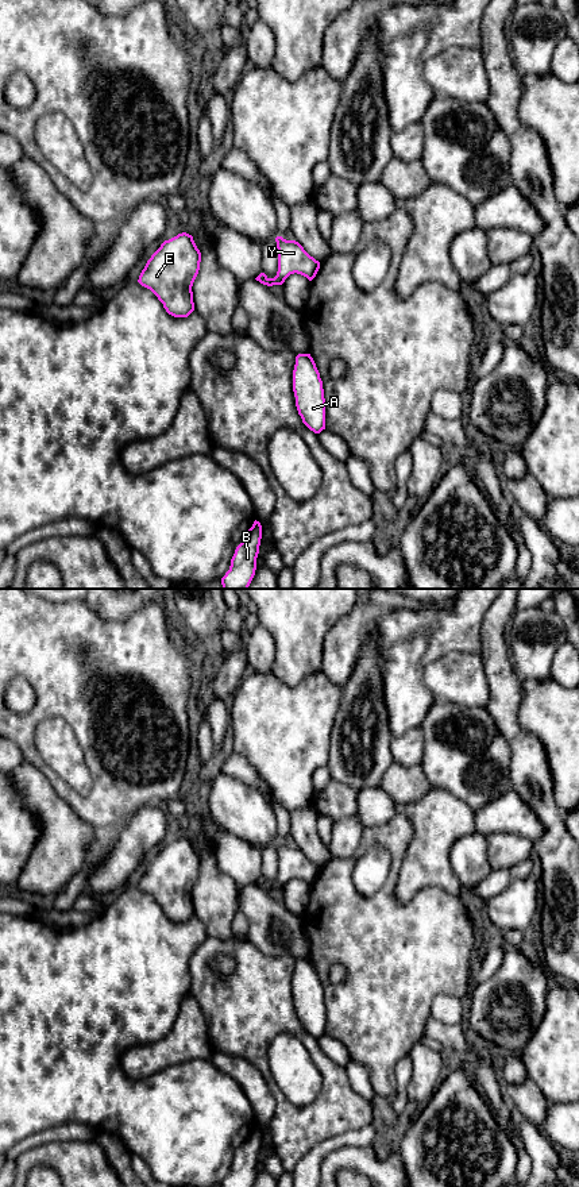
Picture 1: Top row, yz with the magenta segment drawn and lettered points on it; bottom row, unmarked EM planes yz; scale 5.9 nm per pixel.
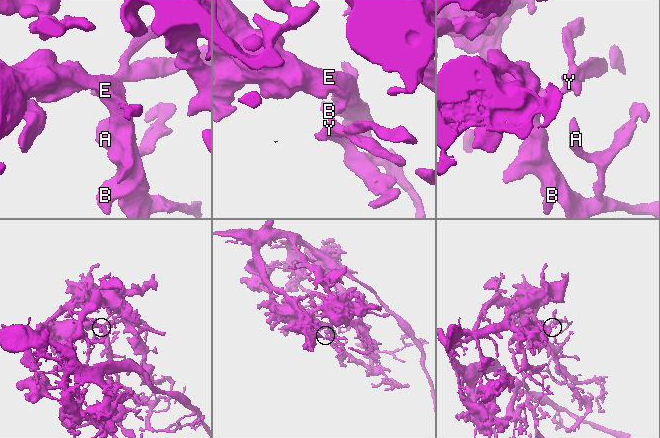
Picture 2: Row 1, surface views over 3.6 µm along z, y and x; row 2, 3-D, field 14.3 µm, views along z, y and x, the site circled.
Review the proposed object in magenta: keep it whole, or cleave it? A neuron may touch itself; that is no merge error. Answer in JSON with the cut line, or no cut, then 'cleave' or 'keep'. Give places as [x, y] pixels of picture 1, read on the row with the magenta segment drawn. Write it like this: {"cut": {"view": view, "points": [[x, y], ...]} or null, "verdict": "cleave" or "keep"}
{"cut": null, "verdict": "keep"}

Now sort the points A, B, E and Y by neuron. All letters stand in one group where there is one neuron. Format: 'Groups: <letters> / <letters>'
Groups: A B E Y

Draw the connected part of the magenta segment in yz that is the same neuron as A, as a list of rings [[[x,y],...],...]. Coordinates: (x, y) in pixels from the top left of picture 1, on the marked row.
[[[298,354],[293,370],[293,392],[302,423],[314,433],[325,429],[323,381],[310,354]]]

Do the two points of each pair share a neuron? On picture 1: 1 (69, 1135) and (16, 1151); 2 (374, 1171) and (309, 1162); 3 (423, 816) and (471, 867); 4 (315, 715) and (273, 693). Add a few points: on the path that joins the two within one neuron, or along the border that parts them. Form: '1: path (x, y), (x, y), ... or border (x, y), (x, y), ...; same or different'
1: path (56, 1135), (30, 1141); same
2: border (348, 1145), (329, 1151), (323, 1157), (319, 1172); different
3: border (475, 831), (451, 848), (456, 878); different
4: path (304, 715), (294, 715), (284, 704); same

